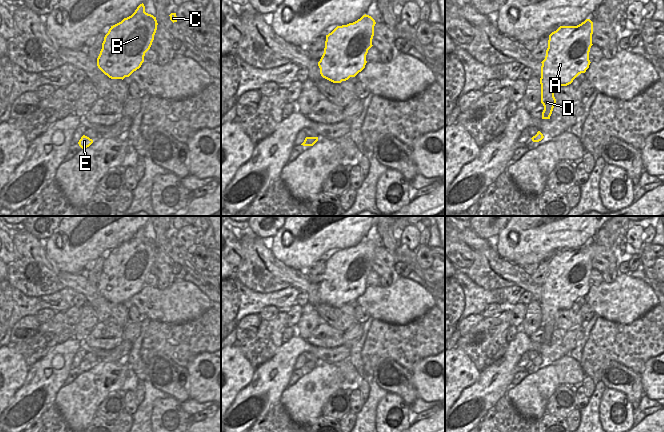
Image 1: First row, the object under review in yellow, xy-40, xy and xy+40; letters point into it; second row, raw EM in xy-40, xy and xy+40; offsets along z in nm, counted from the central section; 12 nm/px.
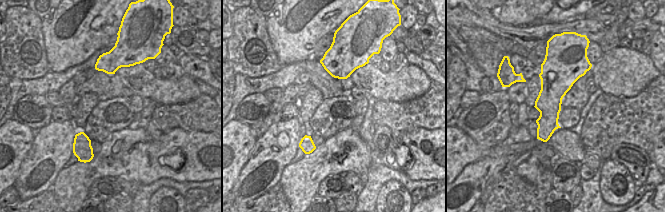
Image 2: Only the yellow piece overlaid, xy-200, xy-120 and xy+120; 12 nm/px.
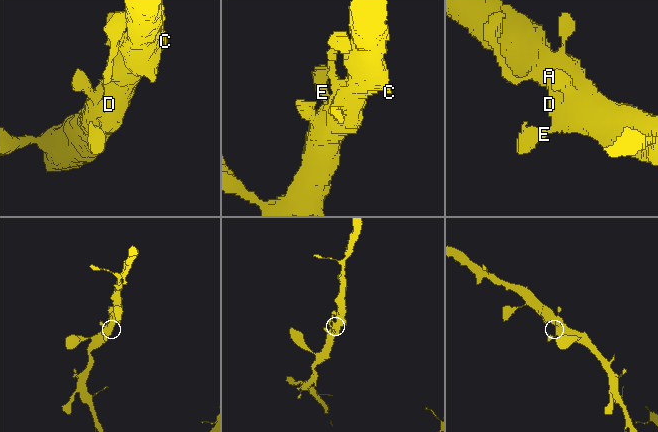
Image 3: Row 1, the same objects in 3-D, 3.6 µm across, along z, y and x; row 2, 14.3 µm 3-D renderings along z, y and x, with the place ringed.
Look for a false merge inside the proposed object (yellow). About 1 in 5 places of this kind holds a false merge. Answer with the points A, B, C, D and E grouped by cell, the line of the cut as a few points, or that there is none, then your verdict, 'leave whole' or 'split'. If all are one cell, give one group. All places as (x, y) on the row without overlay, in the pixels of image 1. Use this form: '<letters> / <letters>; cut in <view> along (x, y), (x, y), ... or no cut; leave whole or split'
A B C D E; no cut; leave whole

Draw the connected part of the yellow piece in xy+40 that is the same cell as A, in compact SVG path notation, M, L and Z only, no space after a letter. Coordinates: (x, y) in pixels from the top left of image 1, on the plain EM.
M586 243L577 250L560 250L549 259L545 283L541 286L542 343L550 343L556 328L555 314L567 310L589 292L593 246Z

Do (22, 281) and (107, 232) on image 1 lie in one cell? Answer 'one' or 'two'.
two

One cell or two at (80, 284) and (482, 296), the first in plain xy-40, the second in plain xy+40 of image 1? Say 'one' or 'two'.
two

